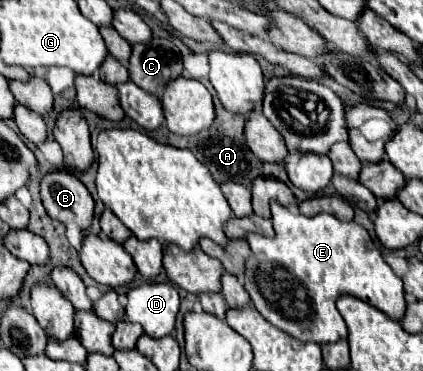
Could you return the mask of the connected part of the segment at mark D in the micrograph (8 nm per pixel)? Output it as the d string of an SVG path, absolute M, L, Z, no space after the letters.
M143 284L127 292L125 320L143 326L147 336L161 338L175 330L179 294L171 284Z

